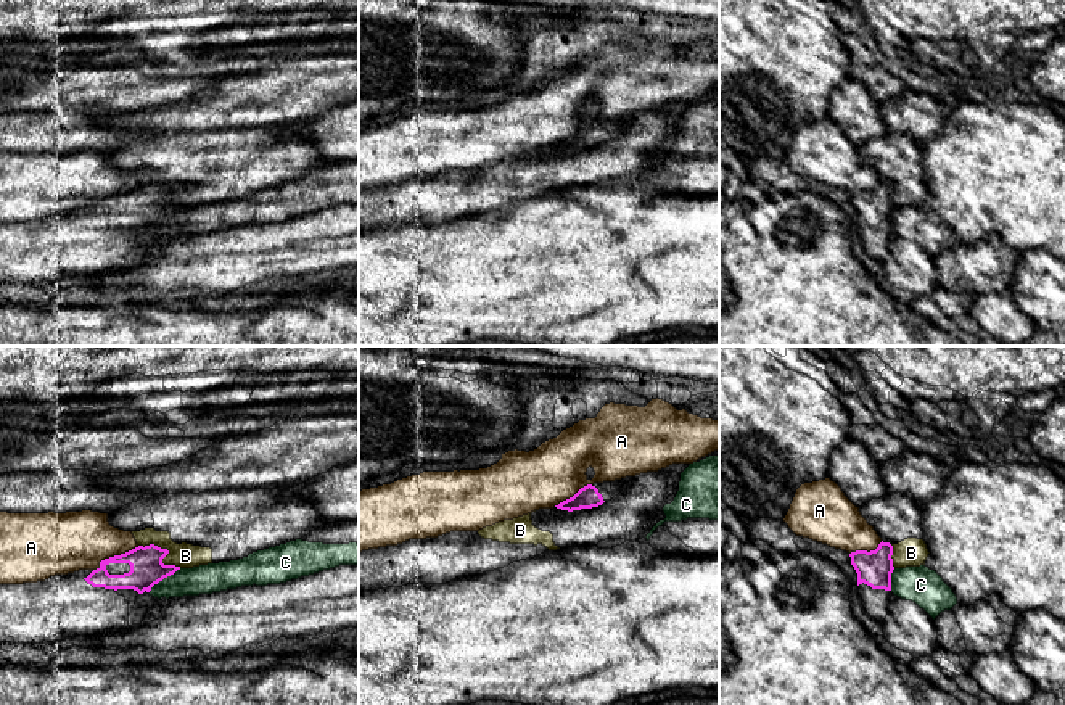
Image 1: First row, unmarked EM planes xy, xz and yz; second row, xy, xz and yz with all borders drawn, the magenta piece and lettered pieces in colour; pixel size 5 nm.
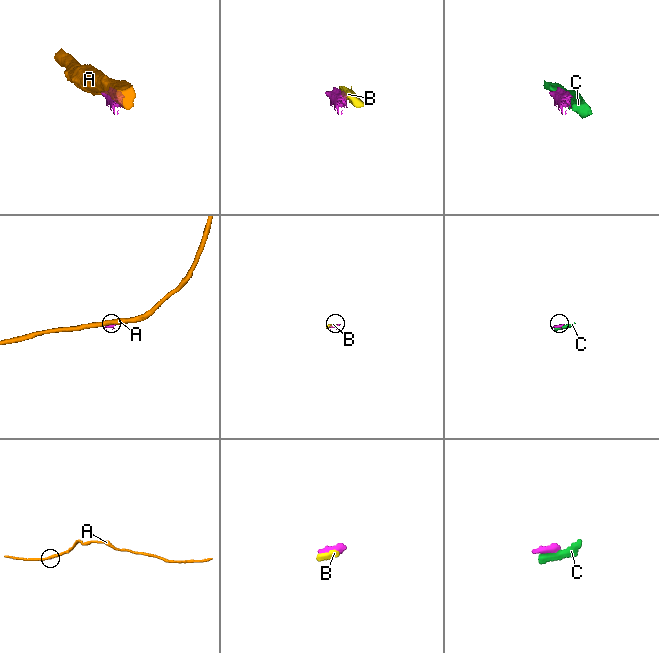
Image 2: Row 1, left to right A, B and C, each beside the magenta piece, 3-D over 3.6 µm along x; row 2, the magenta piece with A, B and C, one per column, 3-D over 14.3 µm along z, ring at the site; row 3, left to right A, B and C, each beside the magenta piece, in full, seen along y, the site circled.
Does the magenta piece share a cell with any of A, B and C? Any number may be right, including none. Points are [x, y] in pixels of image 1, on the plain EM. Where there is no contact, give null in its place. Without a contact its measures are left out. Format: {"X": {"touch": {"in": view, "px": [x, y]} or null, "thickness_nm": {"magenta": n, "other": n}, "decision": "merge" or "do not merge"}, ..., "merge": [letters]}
{"A": {"touch": {"in": "xy", "px": [115, 195]}, "thickness_nm": {"magenta": 170, "other": 300}, "decision": "do not merge"}, "B": {"touch": {"in": "xy", "px": [168, 190]}, "thickness_nm": {"magenta": 170, "other": 130}, "decision": "do not merge"}, "C": {"touch": {"in": "xy", "px": [164, 216]}, "thickness_nm": {"magenta": 170, "other": 150}, "decision": "do not merge"}, "merge": []}

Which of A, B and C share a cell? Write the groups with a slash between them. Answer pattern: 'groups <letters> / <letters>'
groups A / B / C

